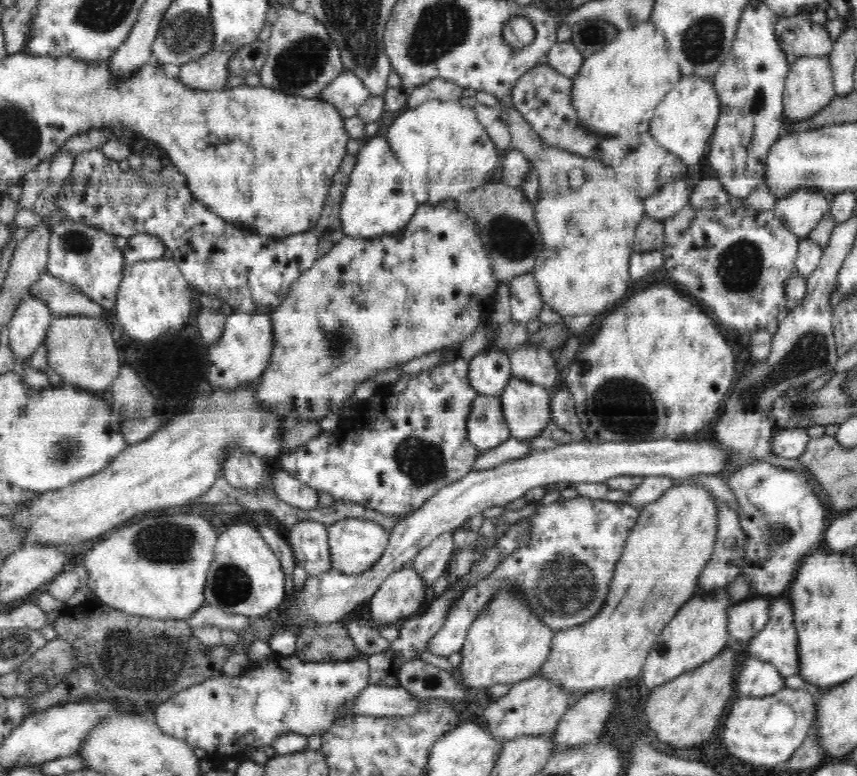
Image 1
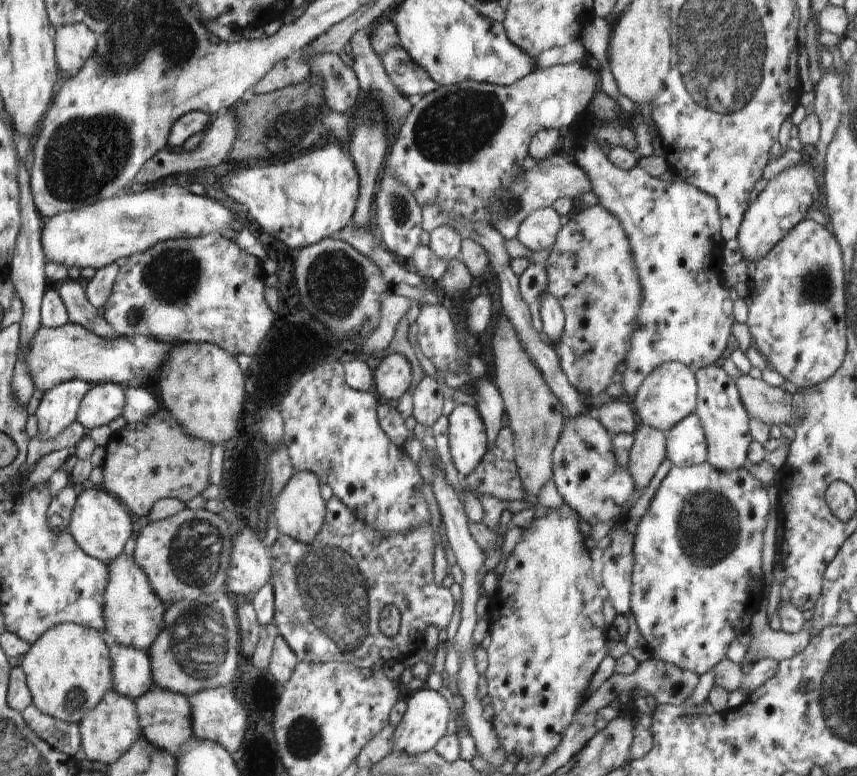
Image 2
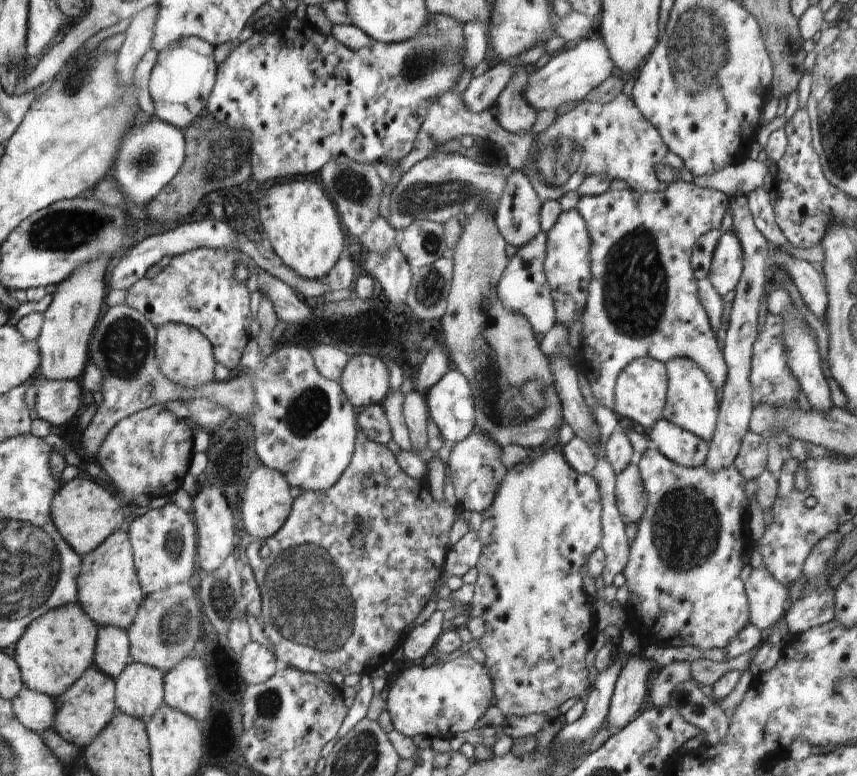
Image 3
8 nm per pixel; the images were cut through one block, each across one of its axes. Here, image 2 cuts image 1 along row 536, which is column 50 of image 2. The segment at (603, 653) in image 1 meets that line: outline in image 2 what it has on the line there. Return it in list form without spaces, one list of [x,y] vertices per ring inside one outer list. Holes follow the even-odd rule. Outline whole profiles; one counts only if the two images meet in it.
[[[60,623],[48,629],[34,645],[30,645],[19,660],[27,677],[33,703],[44,714],[67,723],[79,724],[82,717],[102,702],[107,692],[114,685],[114,664],[111,662],[108,637],[104,632],[76,623]]]

